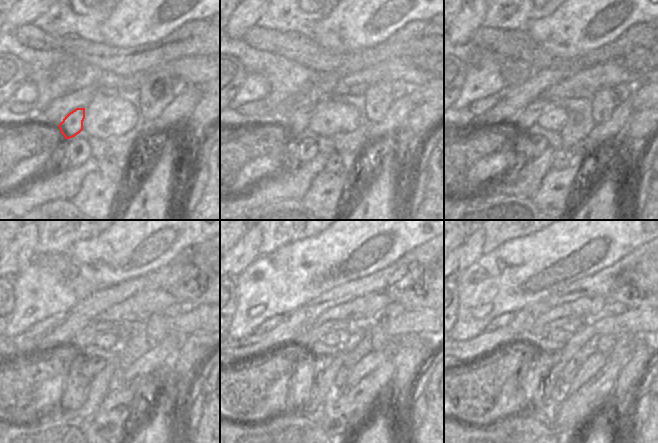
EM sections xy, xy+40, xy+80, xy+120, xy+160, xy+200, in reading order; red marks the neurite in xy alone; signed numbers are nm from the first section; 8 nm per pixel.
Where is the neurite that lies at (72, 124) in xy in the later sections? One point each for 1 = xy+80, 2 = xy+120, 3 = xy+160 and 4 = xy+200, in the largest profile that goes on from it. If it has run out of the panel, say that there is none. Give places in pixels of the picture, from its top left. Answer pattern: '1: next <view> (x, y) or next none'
1: next xy+80 (529, 116)
2: next xy+120 (86, 337)
3: next xy+160 (314, 333)
4: next xy+200 (570, 325)

